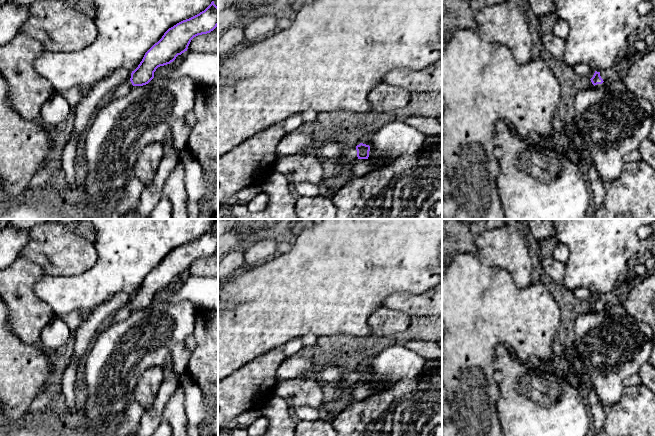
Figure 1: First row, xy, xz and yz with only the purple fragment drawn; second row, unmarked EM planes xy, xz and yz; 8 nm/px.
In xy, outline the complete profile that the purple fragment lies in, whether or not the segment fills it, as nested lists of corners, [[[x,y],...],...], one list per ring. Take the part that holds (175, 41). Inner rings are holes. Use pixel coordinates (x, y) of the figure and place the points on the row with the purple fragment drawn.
[[[212,1],[204,11],[169,28],[145,53],[138,67],[132,71],[130,80],[110,93],[109,101],[126,96],[133,86],[148,84],[158,67],[173,62],[178,55],[187,51],[194,37],[210,33],[217,26],[218,7]]]

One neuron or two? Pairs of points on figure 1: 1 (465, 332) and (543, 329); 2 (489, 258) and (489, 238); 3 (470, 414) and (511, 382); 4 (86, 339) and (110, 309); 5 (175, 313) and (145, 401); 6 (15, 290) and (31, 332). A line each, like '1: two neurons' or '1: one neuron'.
1: one neuron
2: one neuron
3: two neurons
4: one neuron
5: two neurons
6: one neuron

